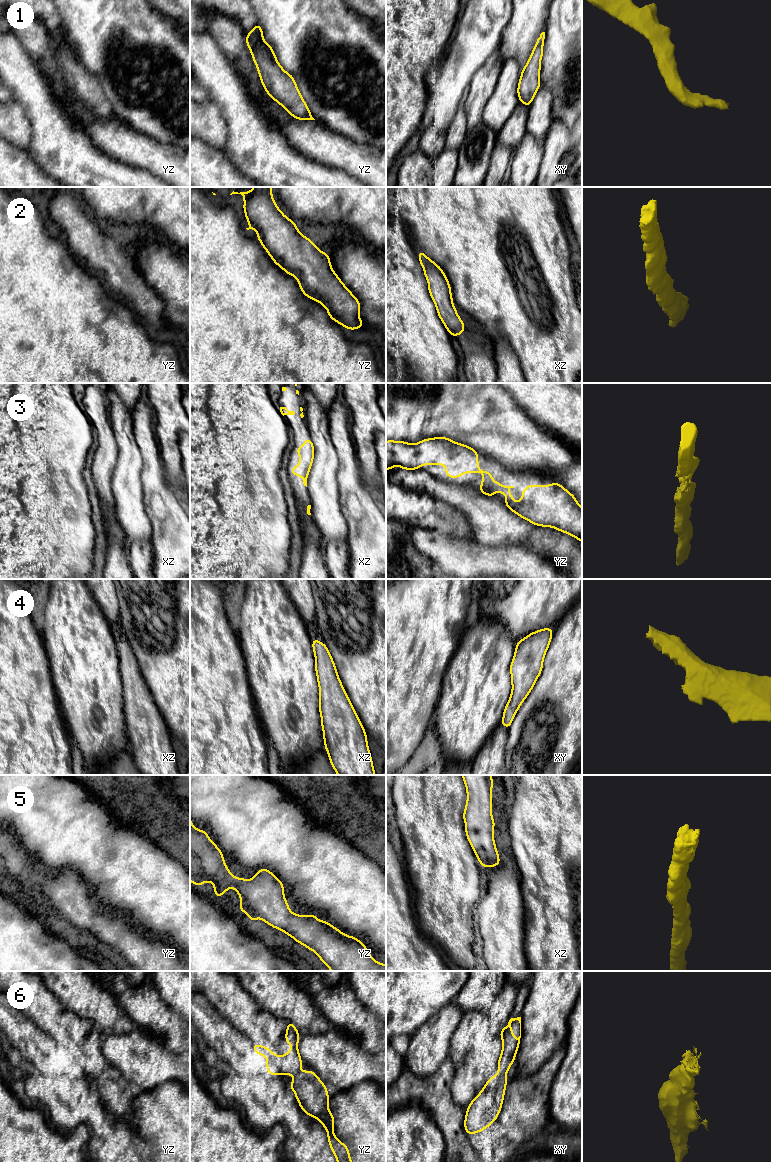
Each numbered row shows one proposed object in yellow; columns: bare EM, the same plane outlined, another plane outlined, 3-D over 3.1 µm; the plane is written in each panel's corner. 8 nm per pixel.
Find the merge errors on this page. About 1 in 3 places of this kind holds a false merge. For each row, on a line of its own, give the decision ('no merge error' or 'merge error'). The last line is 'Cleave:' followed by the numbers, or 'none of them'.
1: no merge error
2: no merge error
3: no merge error
4: no merge error
5: no merge error
6: no merge error
Cleave: none of them

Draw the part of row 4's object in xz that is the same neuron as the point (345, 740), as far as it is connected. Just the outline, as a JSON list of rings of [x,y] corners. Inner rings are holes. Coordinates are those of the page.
[[[312,639],[315,671],[319,685],[319,712],[324,746],[330,763],[338,775],[376,775],[367,743],[367,734],[340,681],[326,644]]]

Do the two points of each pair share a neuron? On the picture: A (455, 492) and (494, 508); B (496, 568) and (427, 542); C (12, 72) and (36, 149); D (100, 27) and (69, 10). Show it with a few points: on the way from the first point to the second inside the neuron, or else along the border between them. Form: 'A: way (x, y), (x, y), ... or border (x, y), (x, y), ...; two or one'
A: way (465, 502), (476, 508), (484, 508); one
B: way (479, 568), (466, 568), (444, 550); one
C: way (31, 91), (39, 106), (39, 130); one
D: way (92, 19), (83, 10), (77, 10); one

